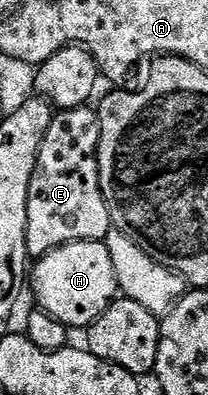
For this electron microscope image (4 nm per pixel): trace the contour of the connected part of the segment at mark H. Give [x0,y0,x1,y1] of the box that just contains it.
[29,242,120,328]

